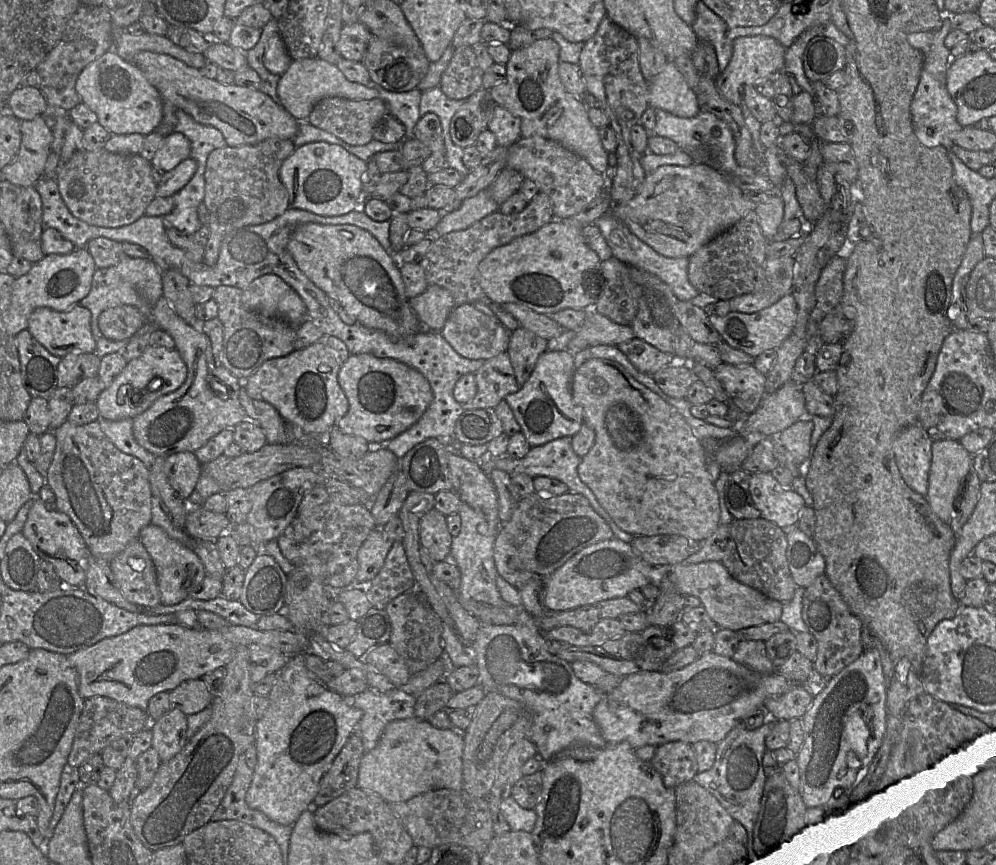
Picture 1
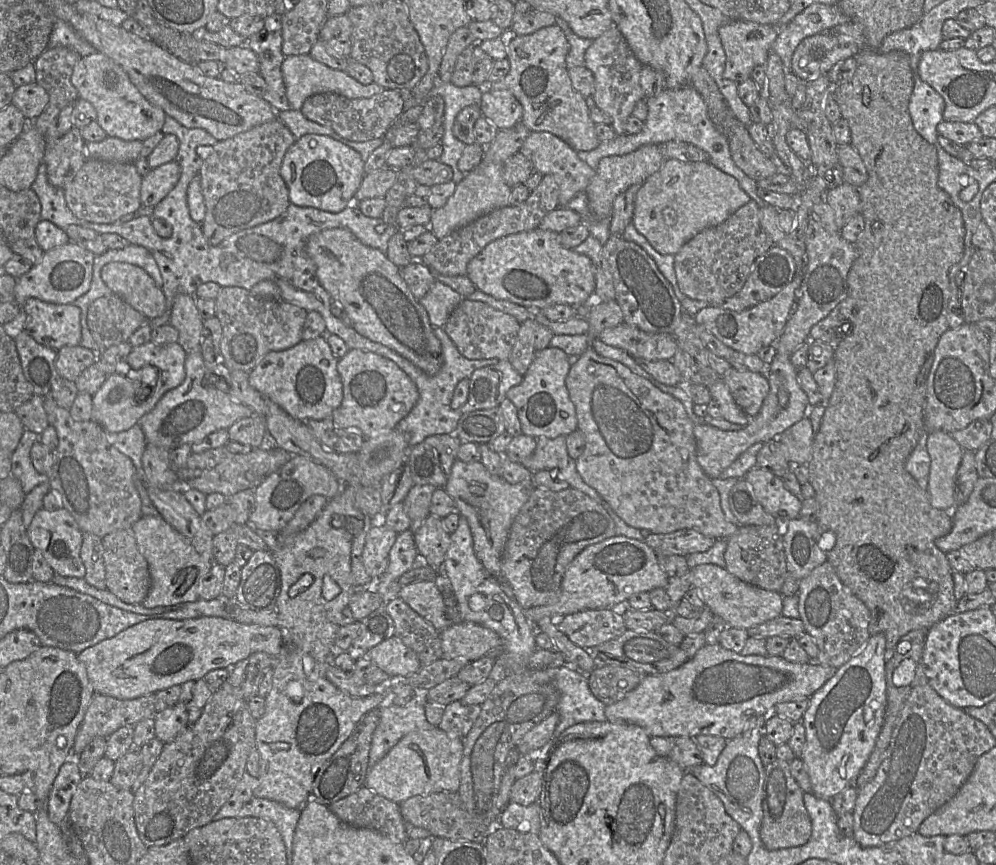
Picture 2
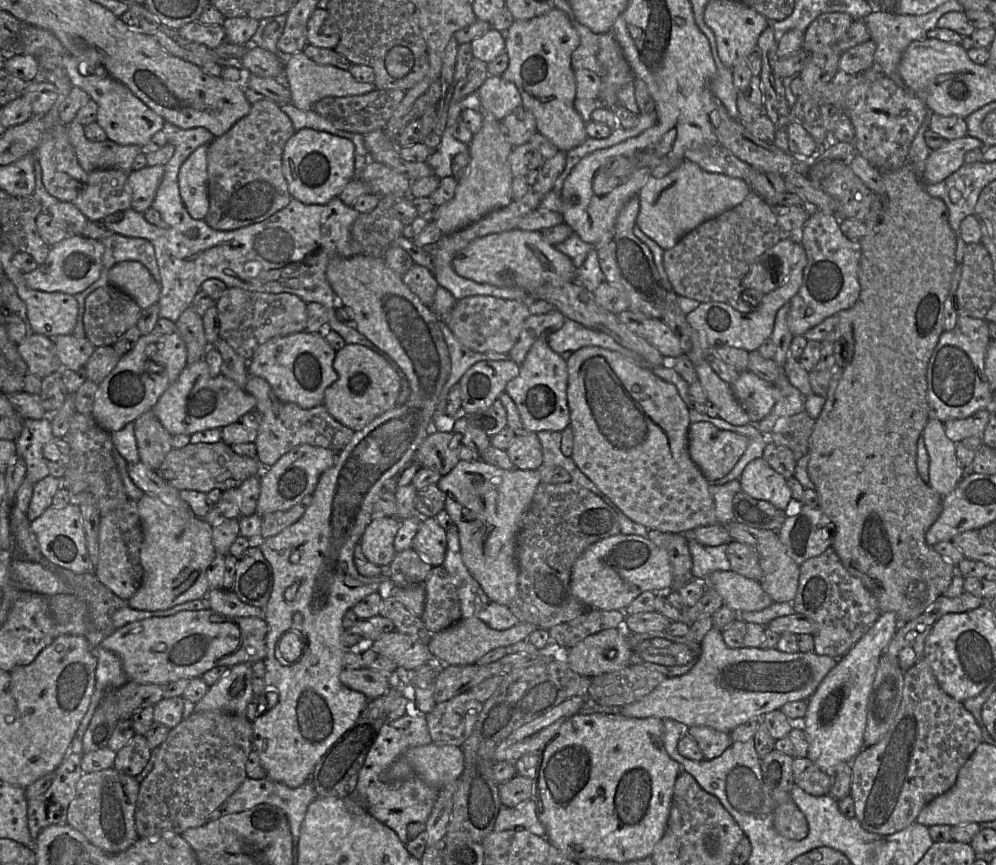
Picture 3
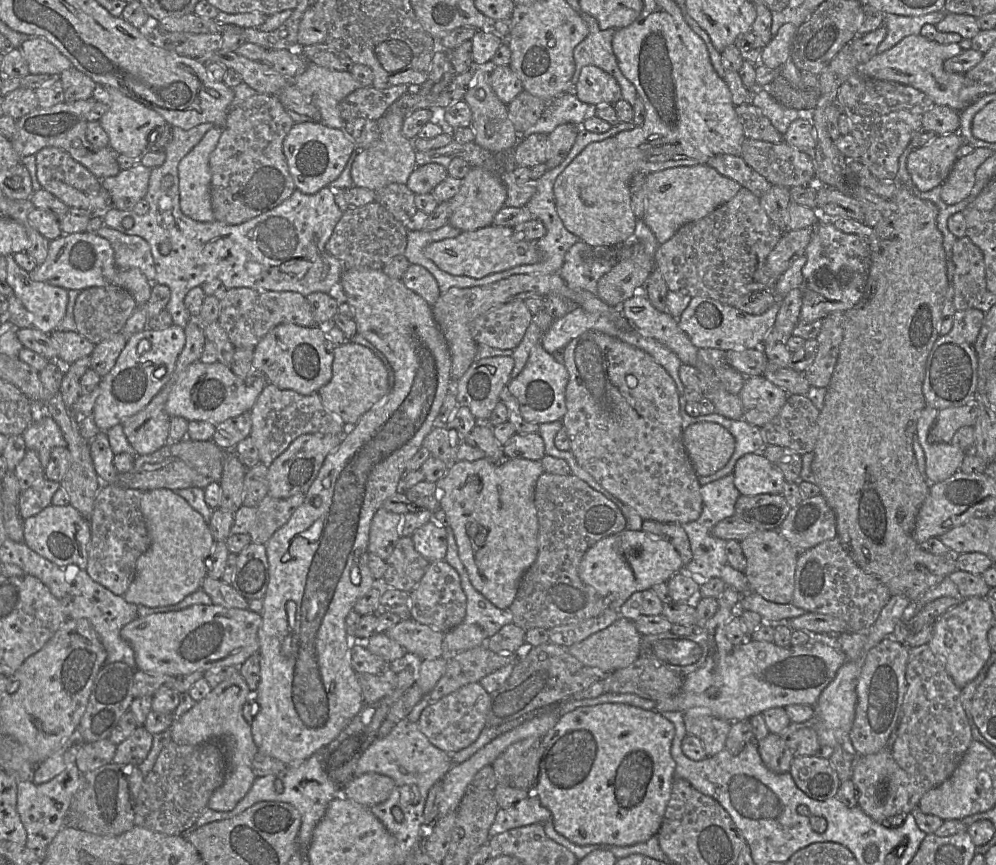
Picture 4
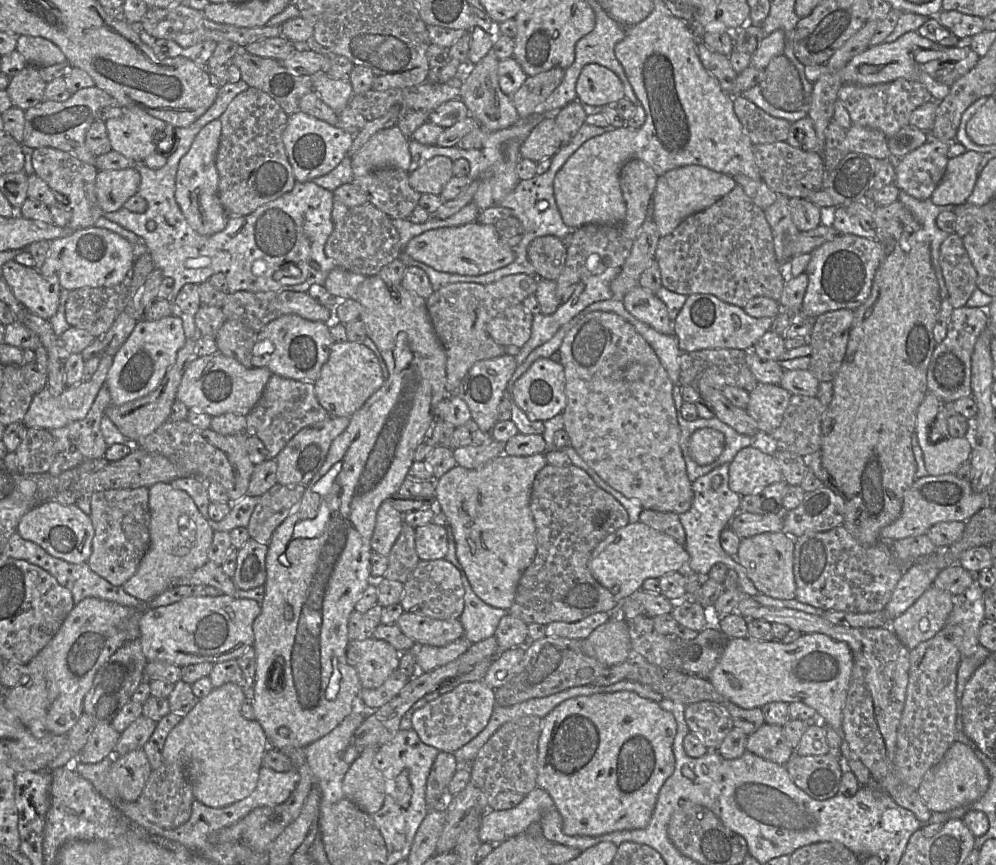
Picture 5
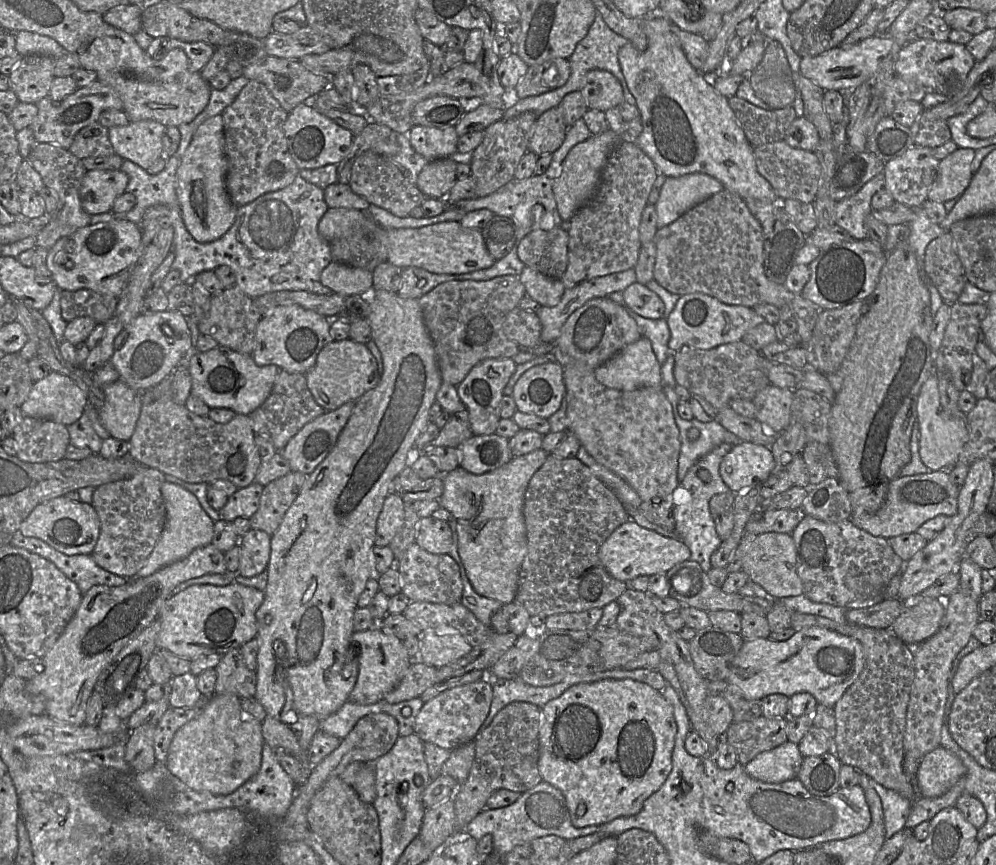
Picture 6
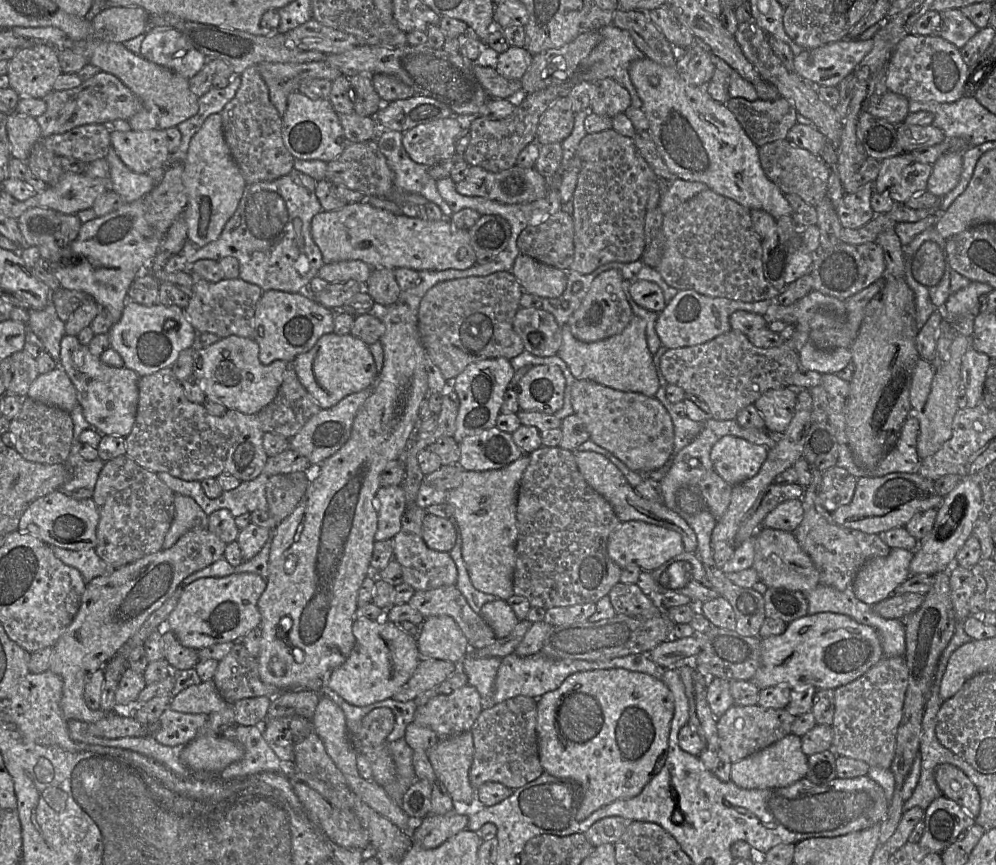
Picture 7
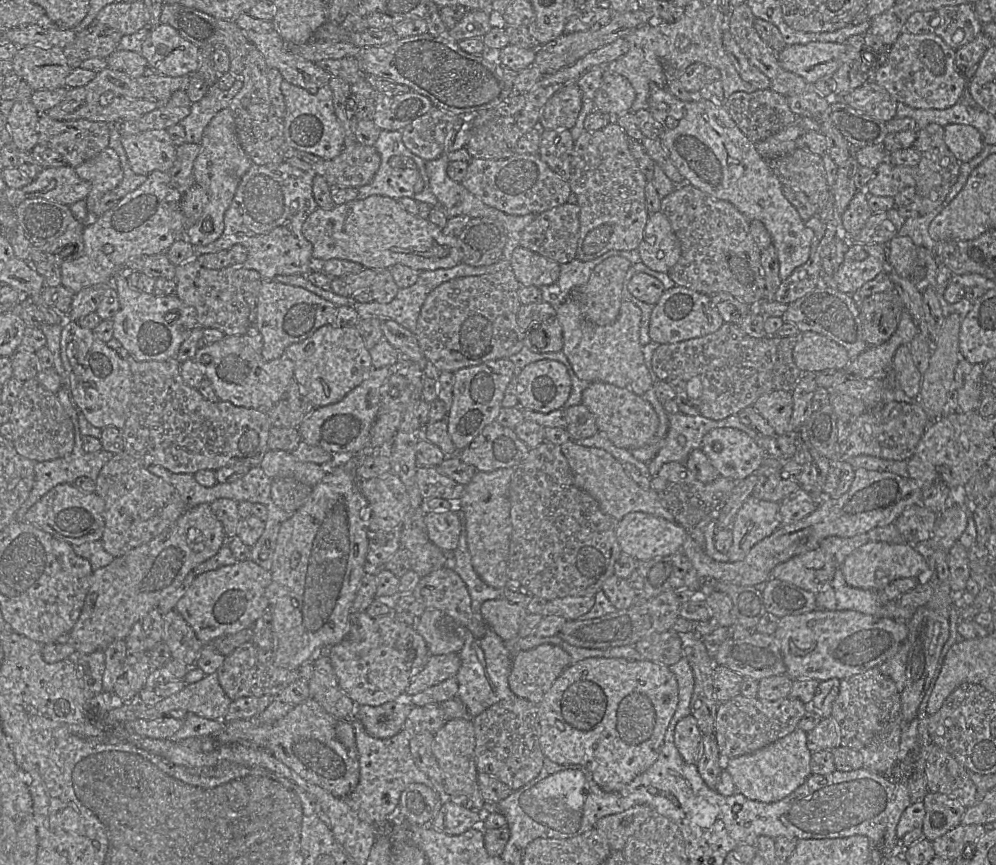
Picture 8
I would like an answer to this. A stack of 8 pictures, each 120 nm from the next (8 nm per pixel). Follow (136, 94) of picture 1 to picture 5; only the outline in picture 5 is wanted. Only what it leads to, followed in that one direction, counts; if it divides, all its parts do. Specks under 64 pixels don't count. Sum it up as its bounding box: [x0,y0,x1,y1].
[16,36,167,163]

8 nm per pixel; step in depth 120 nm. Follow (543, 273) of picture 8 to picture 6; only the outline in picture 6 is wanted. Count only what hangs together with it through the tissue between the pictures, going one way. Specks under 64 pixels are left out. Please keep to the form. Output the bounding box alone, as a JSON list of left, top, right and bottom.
[519,266,565,306]

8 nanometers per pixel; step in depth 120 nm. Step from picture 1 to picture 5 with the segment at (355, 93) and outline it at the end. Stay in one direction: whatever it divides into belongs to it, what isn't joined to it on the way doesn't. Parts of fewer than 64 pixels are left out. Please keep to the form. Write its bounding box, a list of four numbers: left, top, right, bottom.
[311,72,354,116]

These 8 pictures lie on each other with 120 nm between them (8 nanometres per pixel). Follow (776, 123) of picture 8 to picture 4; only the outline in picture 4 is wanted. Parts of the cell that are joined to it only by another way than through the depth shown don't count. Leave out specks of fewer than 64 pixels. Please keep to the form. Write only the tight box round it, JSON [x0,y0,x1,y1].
[735,103,784,143]

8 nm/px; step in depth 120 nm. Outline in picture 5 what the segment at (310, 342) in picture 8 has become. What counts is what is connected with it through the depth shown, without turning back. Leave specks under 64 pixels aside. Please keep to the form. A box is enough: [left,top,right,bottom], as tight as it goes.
[314,342,384,417]

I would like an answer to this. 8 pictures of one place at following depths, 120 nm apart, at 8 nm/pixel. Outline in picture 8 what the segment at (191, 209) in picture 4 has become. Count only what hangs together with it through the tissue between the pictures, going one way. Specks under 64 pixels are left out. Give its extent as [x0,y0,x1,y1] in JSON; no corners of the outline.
[181,108,252,247]

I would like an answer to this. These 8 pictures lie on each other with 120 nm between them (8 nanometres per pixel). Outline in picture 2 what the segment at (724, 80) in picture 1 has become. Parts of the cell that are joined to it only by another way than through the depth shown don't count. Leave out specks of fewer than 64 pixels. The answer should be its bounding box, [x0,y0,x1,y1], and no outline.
[718,20,777,83]

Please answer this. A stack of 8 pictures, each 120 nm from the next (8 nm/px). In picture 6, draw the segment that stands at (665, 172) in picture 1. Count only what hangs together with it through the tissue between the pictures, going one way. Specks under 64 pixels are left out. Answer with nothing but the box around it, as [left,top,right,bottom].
[655,173,724,229]

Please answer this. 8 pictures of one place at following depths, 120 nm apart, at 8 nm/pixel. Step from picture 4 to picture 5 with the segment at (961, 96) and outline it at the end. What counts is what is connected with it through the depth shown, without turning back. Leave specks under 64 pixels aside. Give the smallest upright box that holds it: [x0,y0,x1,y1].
[839,32,950,102]

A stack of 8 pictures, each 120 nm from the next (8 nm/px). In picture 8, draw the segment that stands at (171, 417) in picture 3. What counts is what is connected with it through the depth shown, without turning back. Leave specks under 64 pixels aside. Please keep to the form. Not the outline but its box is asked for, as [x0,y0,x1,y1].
[196,330,295,411]

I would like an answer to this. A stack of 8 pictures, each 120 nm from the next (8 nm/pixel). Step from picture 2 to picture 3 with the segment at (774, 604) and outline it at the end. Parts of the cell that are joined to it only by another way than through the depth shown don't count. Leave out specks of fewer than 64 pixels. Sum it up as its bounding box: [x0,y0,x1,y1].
[705,570,774,614]

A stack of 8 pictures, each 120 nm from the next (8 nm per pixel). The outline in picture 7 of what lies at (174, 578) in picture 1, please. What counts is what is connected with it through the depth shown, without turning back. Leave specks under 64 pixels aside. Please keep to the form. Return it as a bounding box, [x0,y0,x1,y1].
[162,494,208,549]

